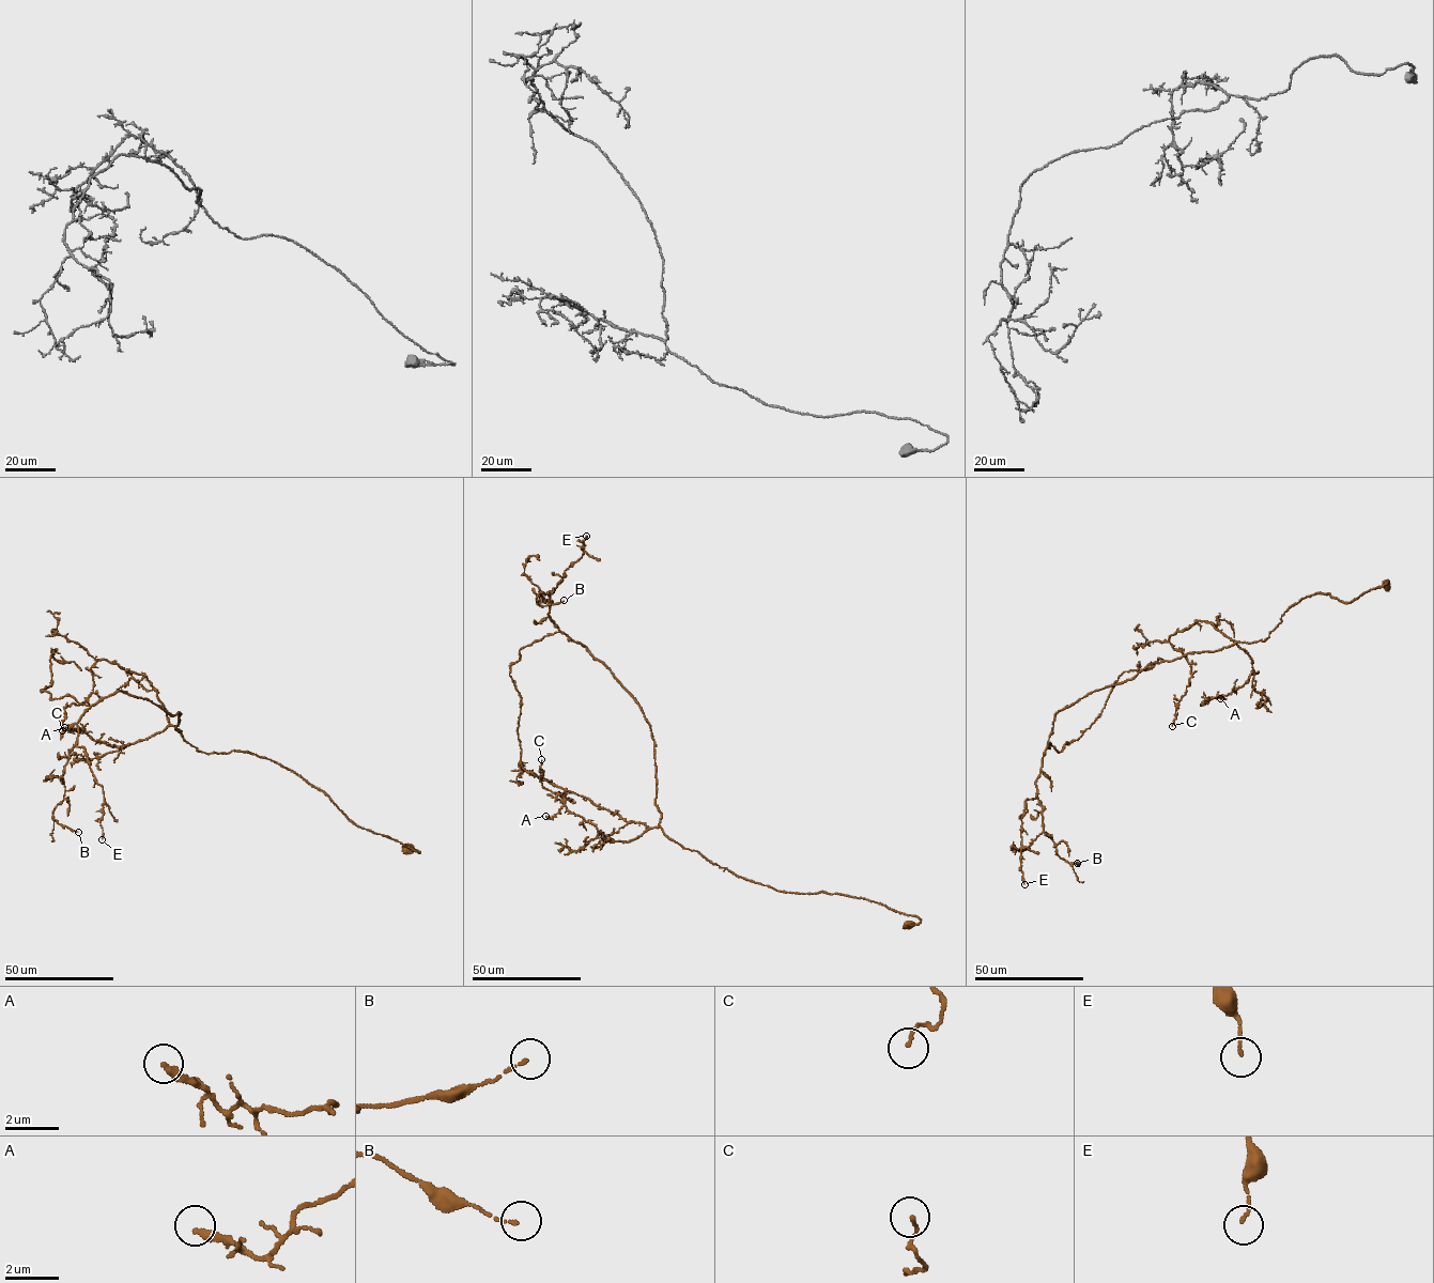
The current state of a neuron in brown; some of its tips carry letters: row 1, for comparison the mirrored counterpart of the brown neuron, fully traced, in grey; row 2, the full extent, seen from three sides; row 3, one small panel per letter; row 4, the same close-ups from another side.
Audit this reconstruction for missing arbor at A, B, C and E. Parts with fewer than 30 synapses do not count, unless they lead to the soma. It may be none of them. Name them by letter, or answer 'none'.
none

